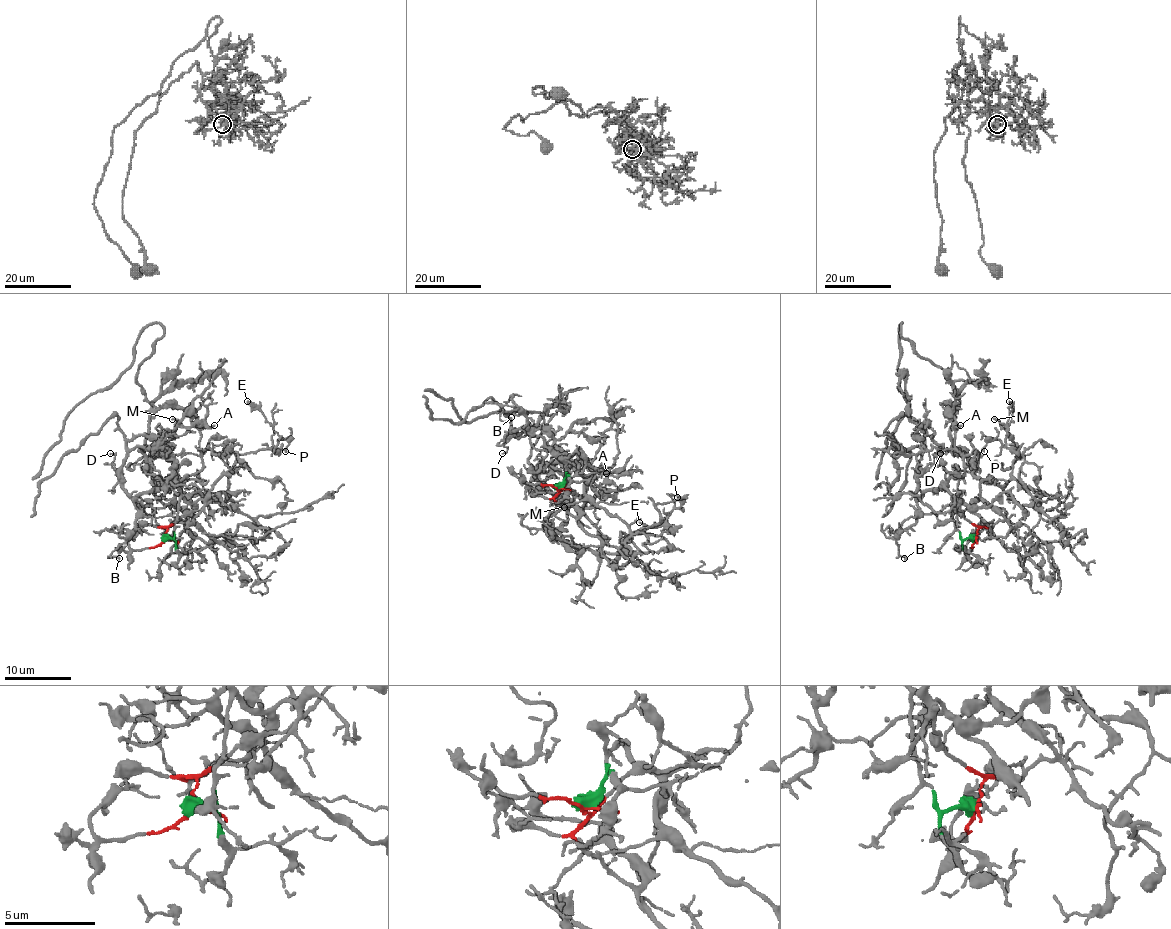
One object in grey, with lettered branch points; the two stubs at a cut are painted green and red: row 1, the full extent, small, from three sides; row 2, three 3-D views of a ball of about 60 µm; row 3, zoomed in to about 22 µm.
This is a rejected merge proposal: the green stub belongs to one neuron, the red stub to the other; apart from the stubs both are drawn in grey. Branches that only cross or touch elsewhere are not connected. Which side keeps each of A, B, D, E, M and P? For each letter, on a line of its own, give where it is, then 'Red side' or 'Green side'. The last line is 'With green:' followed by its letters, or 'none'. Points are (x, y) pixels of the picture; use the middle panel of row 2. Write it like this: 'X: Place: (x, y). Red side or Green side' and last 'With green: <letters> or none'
A: Place: (606, 473). Green side
B: Place: (511, 417). Green side
D: Place: (502, 453). Green side
E: Place: (639, 522). Red side
M: Place: (564, 507). Red side
P: Place: (677, 497). Red side
With green: A, B, D

